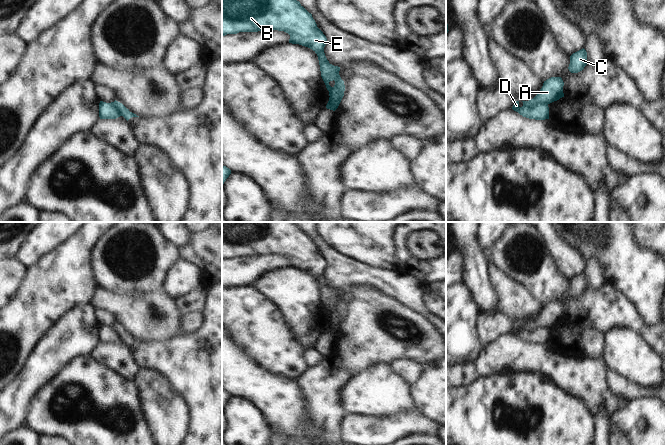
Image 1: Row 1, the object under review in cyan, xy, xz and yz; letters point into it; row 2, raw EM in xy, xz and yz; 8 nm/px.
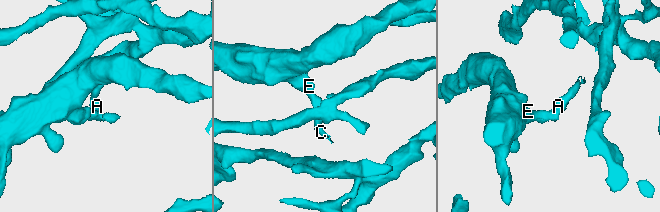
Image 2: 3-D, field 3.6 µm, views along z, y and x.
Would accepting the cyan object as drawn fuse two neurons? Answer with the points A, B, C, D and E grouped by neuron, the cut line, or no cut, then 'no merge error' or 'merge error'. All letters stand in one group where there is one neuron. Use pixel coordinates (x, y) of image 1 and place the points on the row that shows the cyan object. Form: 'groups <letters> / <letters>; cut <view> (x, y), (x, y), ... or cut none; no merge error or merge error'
groups A C / B D E; cut xz (341, 79), (336, 84), (337, 94), (330, 96); merge error

